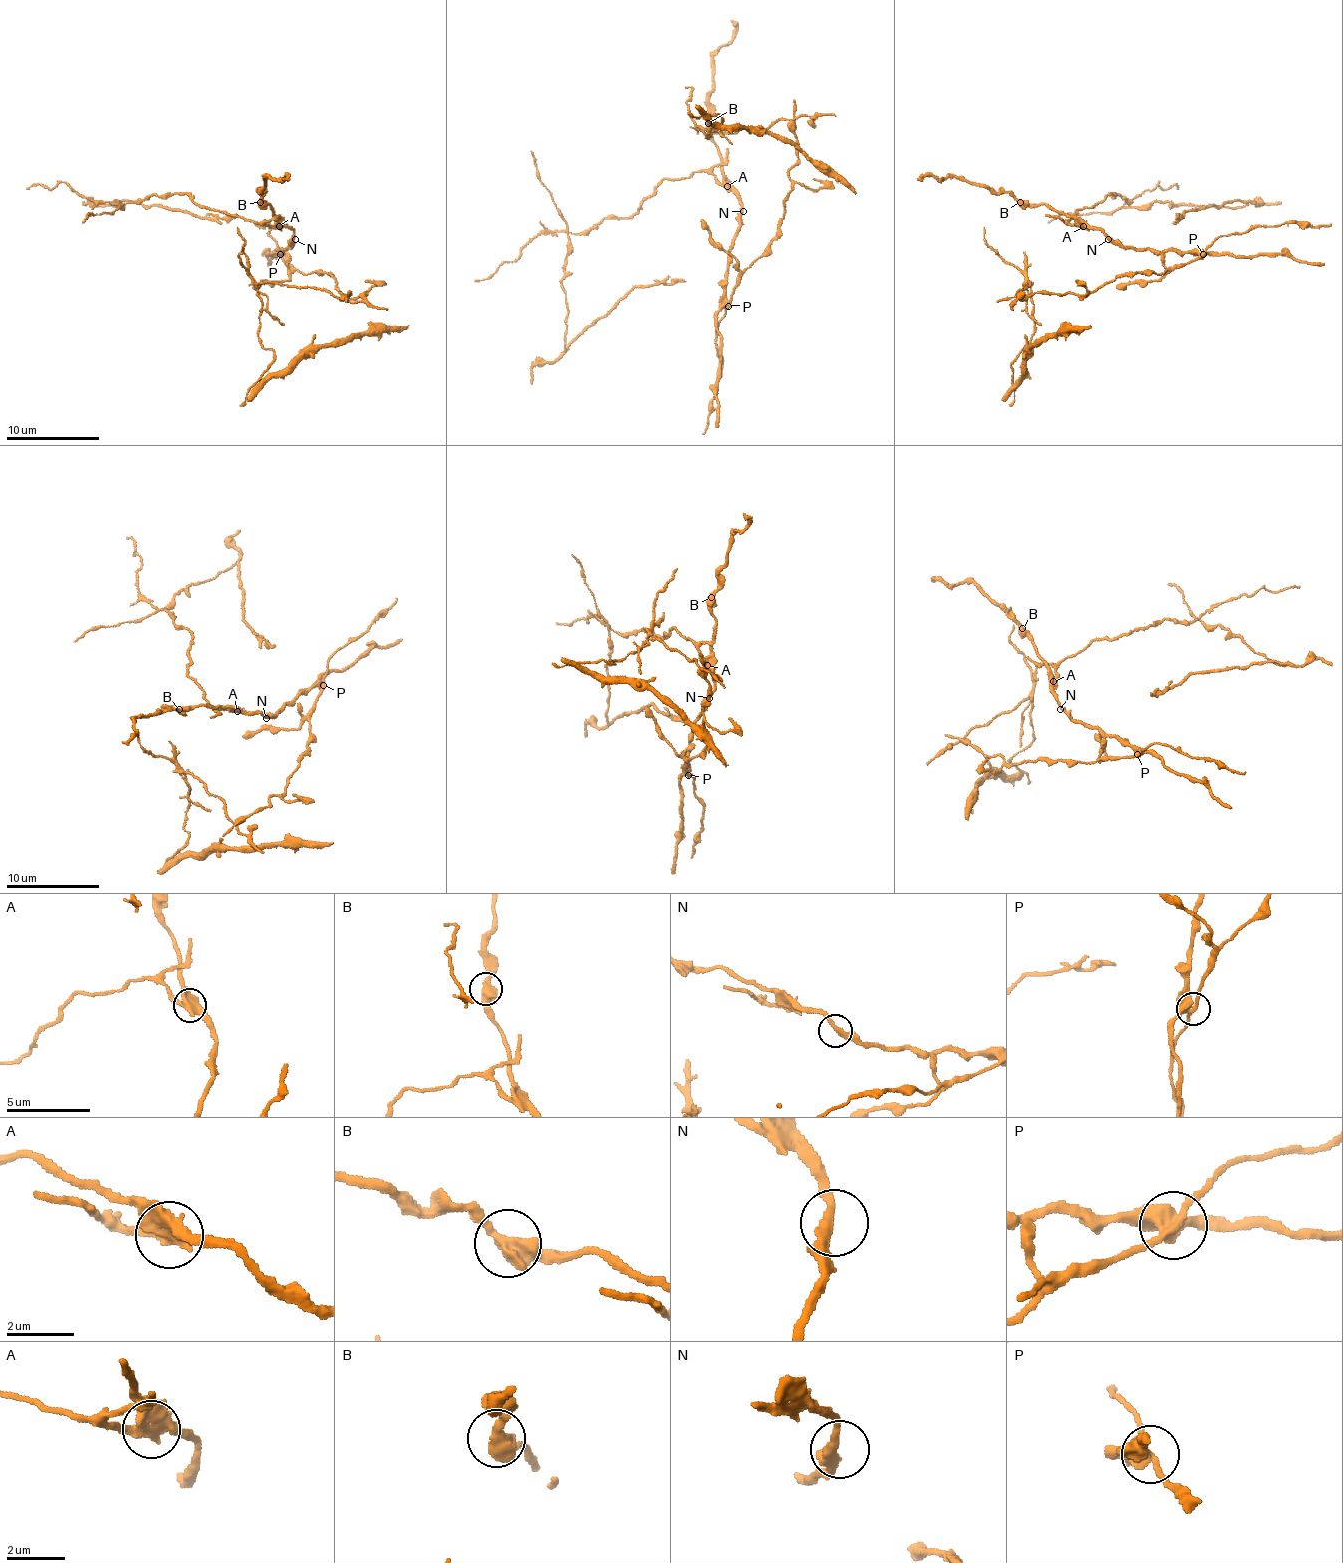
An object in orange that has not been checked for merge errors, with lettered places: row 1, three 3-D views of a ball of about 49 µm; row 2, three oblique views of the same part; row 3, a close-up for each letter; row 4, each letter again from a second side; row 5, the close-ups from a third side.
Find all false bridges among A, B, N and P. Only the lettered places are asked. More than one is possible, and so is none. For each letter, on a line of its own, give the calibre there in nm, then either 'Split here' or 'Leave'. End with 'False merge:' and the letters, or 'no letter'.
A: Thickness 380 nm. Split here
B: Thickness 480 nm. Leave
N: Thickness 280 nm. Leave
P: Thickness 380 nm. Split here
False merge: A, P

